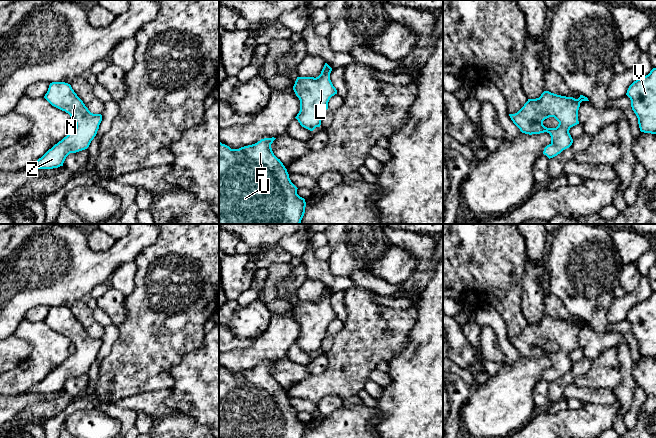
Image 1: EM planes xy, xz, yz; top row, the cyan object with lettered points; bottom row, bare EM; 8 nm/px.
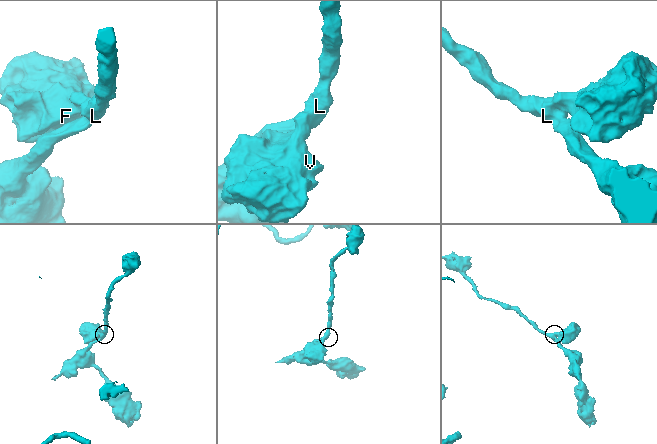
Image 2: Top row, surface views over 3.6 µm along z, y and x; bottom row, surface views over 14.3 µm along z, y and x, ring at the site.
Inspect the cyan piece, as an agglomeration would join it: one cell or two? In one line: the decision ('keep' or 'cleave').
keep

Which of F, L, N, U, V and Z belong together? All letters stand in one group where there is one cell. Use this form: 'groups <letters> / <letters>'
groups F L N U V Z

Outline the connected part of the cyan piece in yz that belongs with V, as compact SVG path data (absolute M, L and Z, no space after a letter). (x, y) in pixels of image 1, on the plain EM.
M656 292L634 305L626 319L631 324L631 331L638 342L641 356L656 358Z

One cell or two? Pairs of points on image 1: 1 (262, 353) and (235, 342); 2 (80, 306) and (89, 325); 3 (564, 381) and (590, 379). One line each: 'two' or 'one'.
1: two
2: one
3: two

